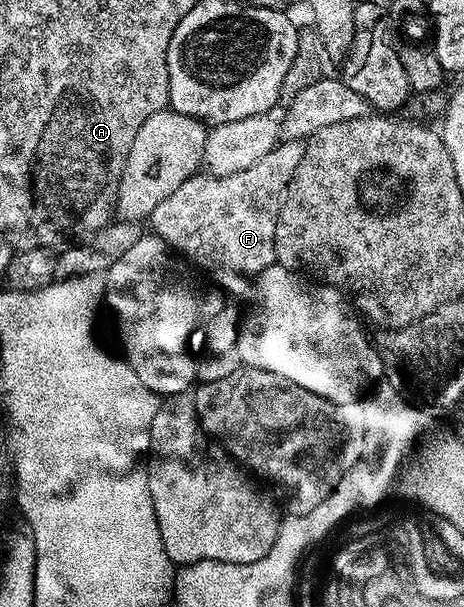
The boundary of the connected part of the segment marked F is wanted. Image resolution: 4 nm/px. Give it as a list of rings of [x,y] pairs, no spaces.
[[[292,143],[285,153],[274,151],[270,155],[262,155],[254,167],[246,167],[246,171],[234,171],[234,175],[214,177],[197,175],[192,177],[170,199],[162,199],[158,207],[154,207],[150,218],[151,232],[161,237],[169,249],[181,258],[193,261],[214,284],[228,293],[249,292],[250,286],[260,273],[277,264],[274,251],[274,227],[278,223],[278,211],[284,201],[284,192],[298,167],[304,154],[303,144]]]

